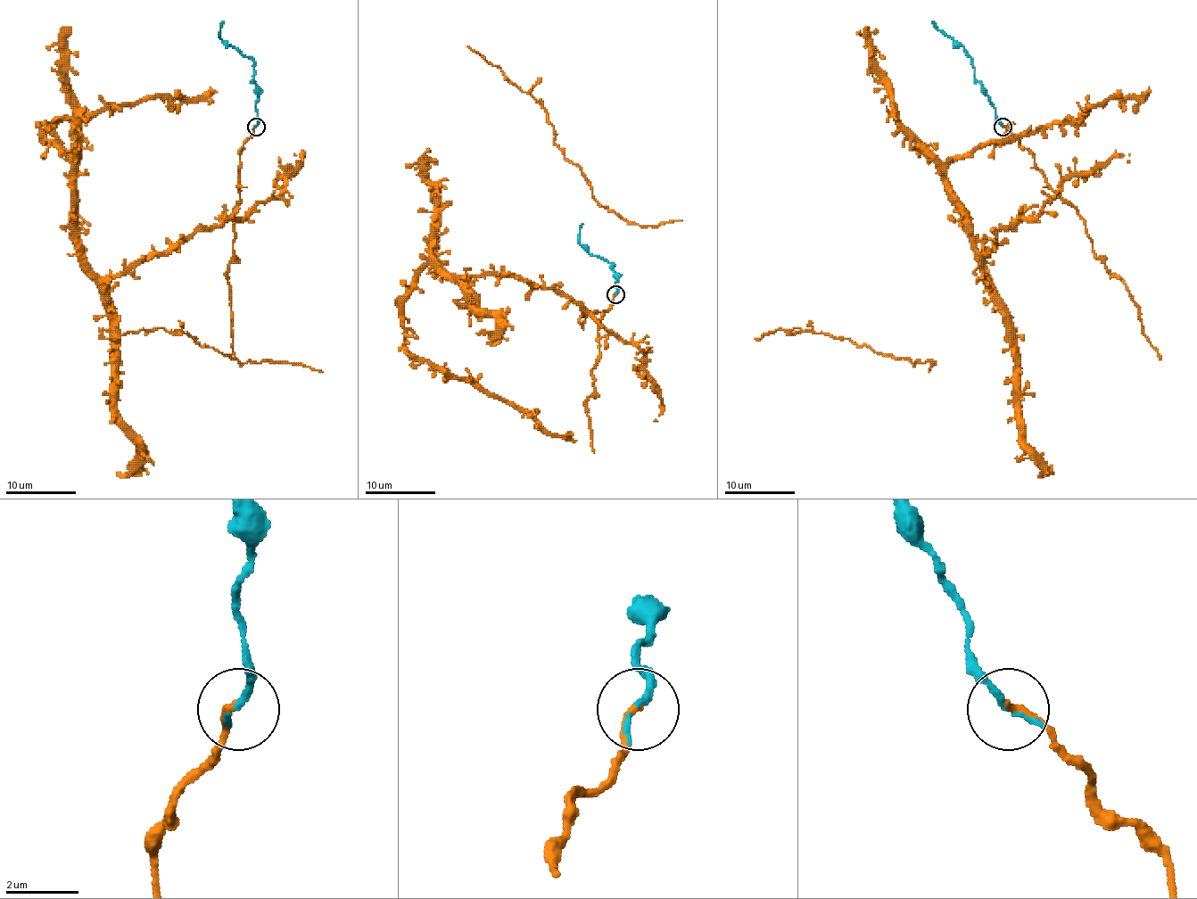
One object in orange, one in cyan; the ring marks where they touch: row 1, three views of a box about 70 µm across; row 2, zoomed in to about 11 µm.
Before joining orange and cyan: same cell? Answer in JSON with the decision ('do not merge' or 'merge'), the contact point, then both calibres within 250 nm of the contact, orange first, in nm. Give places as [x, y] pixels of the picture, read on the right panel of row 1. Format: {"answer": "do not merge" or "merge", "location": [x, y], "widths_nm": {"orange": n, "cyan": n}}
{"answer": "merge", "location": [1003, 127], "widths_nm": {"orange": 200, "cyan": 180}}

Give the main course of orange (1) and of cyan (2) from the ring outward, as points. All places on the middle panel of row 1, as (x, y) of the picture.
1: (615, 294), (601, 354), (607, 333), (578, 305), (449, 273), (435, 238), (404, 303), (417, 359), (576, 441)
2: (615, 294), (616, 278), (613, 264), (592, 255), (580, 243), (583, 224)

